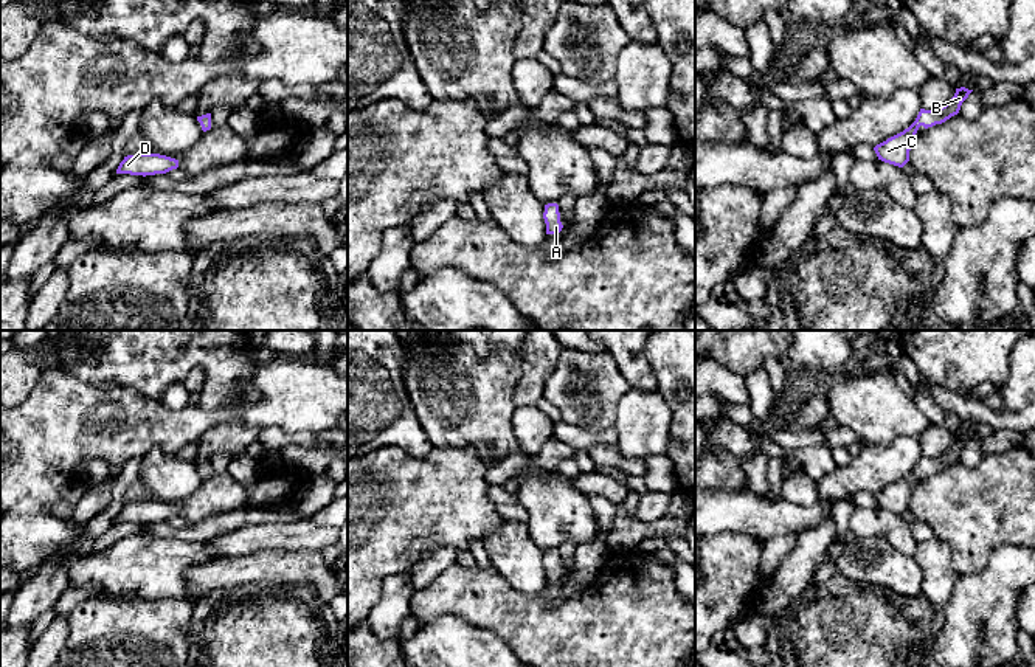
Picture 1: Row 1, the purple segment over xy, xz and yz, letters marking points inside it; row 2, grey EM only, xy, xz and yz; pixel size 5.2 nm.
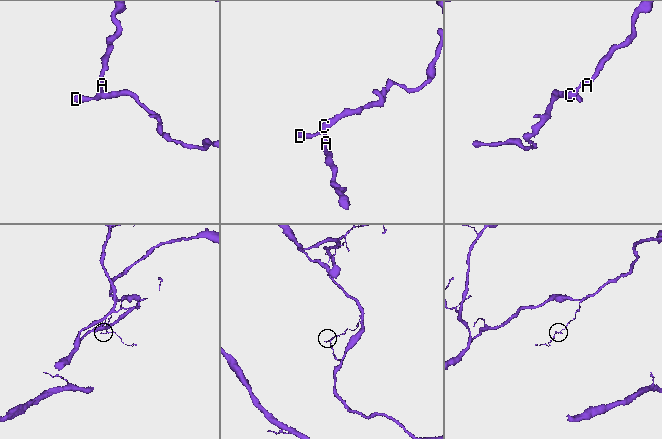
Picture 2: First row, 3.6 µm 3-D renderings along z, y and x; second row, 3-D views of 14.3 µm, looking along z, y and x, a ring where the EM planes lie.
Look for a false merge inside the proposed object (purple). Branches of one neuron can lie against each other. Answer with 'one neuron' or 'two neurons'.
one neuron

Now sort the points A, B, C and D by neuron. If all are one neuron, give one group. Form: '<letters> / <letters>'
A B C D

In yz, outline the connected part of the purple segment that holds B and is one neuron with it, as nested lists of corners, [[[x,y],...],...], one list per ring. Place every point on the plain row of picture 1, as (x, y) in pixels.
[[[961,434],[956,436],[954,444],[940,456],[937,458],[920,456],[916,468],[908,476],[874,495],[878,507],[903,515],[909,509],[911,492],[914,489],[919,475],[923,473],[925,476],[928,476],[936,472],[942,472],[951,464],[957,462],[962,450],[968,445],[971,439],[973,437]]]

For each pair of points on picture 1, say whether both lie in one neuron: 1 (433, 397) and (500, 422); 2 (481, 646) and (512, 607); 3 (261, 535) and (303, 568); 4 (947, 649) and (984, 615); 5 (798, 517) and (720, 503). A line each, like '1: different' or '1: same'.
1: same
2: different
3: different
4: same
5: same

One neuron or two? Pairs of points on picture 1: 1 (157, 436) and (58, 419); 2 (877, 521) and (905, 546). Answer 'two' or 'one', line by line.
1: one
2: one

